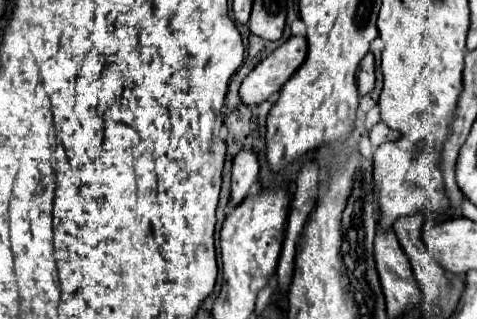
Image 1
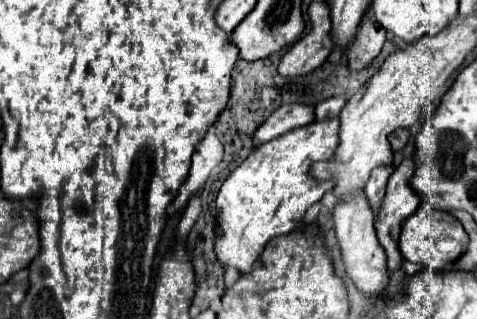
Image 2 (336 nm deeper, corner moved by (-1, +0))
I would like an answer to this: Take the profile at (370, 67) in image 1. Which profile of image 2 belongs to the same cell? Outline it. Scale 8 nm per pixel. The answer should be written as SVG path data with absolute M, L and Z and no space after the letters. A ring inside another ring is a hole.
M364 18L360 24L356 42L346 52L348 68L350 70L366 68L380 54L384 42L386 42L386 30L382 30L382 26L378 26L378 22Z

